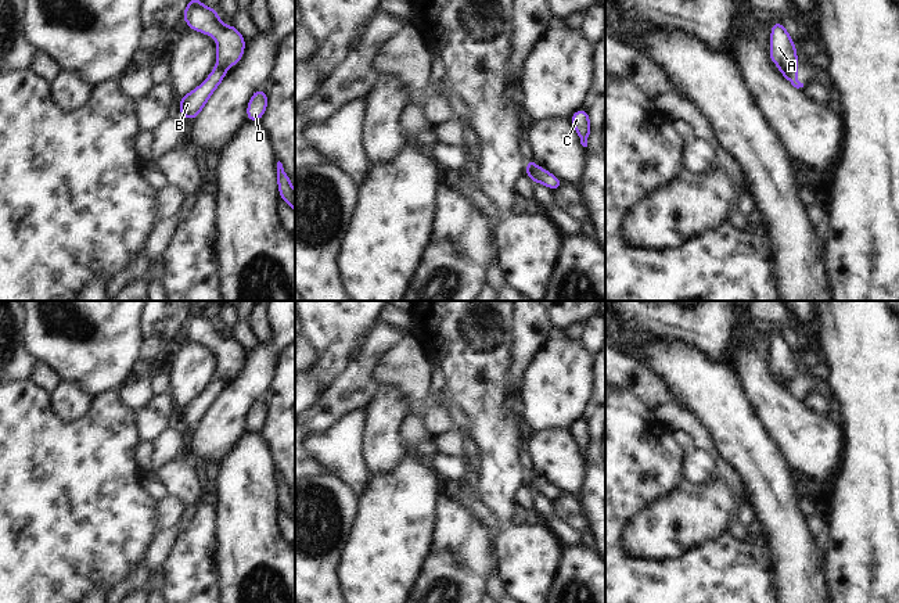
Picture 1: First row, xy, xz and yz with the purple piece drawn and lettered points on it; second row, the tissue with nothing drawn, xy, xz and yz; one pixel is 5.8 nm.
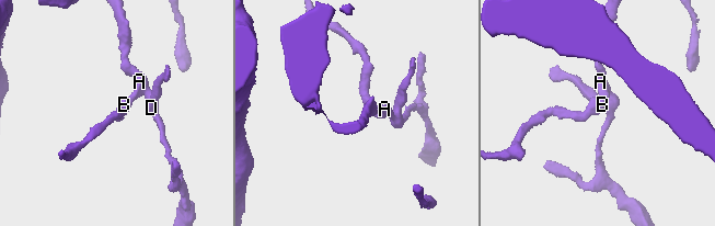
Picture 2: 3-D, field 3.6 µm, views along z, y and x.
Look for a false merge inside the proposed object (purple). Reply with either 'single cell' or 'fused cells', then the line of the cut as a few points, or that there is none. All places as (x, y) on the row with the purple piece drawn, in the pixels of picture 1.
fused cells | xz (533, 161), (533, 175), (540, 182)

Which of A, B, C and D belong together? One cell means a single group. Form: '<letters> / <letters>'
A C D / B

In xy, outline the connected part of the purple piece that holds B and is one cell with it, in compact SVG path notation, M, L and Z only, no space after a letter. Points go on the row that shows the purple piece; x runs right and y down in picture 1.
M216 64L208 78L197 86L193 91L186 93L180 97L179 114L181 118L188 118L195 121L199 115L213 91L219 87L223 82L224 76L227 75L227 67L222 64Z

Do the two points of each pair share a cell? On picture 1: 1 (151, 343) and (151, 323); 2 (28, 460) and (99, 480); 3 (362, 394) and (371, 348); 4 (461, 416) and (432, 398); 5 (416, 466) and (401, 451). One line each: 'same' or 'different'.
1: same
2: same
3: same
4: same
5: different

